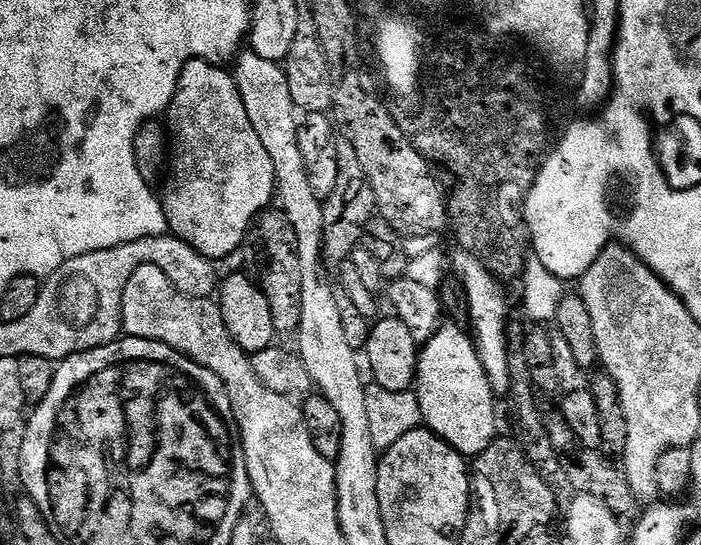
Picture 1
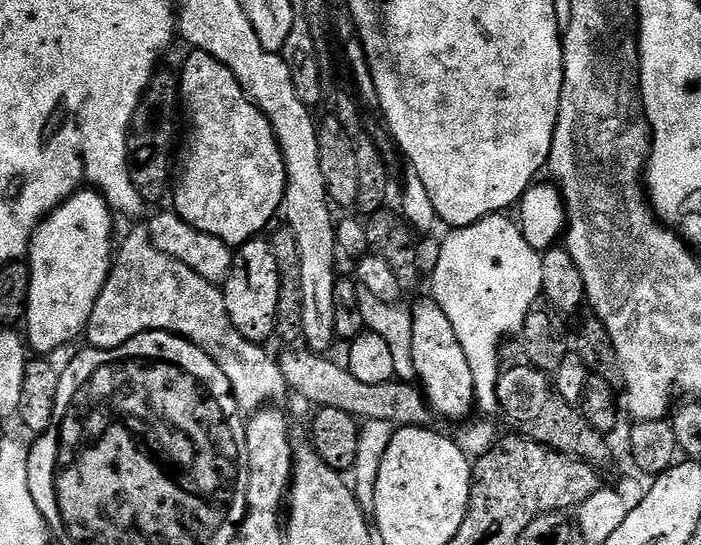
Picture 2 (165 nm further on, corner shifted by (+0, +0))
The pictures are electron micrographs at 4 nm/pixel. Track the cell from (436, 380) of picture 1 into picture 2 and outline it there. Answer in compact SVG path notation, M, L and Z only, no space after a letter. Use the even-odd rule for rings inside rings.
M431 296L420 299L412 306L411 313L411 356L429 407L439 417L442 415L456 421L467 419L476 406L476 387L473 371L448 316Z

